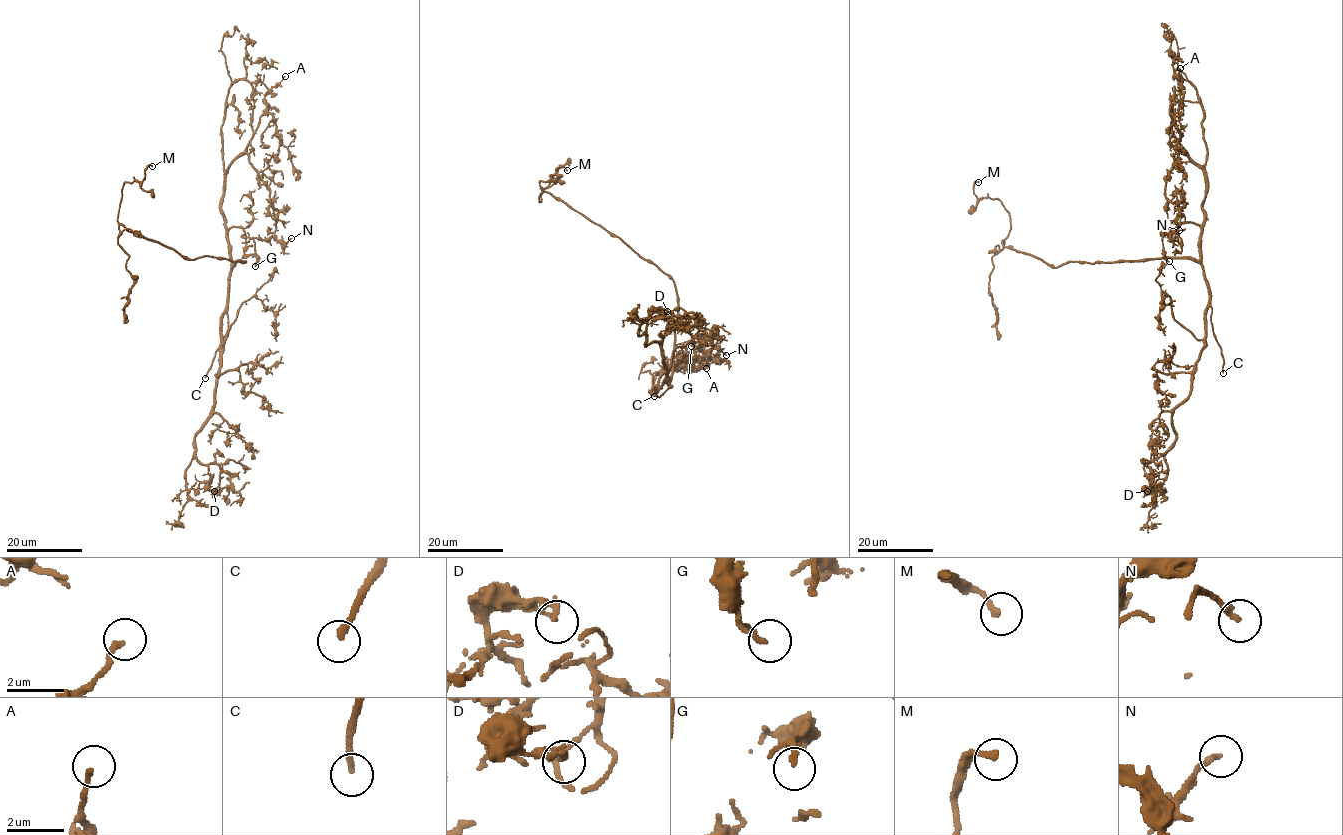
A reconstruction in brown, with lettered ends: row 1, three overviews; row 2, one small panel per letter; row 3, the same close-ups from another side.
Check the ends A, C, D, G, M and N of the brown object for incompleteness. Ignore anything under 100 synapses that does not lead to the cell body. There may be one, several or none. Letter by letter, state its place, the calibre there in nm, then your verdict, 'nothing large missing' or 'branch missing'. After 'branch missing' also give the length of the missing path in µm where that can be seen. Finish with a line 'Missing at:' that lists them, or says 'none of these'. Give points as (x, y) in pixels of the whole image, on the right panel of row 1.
A: (1180, 68) | 170 nm | nothing large missing
C: (1223, 373) | 240 nm | branch missing | 20 µm
D: (1147, 491) | 240 nm | nothing large missing
G: (1169, 261) | 110 nm | nothing large missing
M: (978, 182) | 200 nm | nothing large missing
N: (1179, 230) | 200 nm | nothing large missing
Missing at: C

